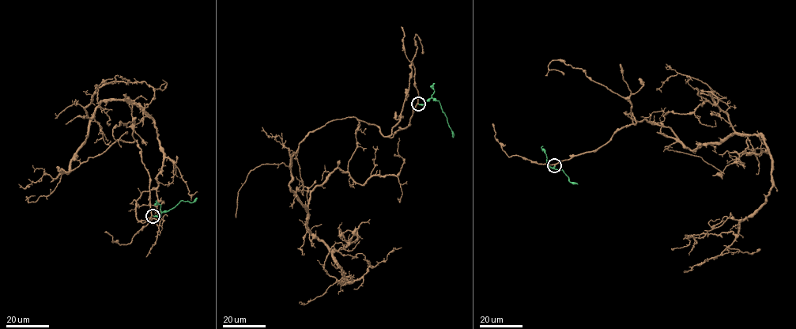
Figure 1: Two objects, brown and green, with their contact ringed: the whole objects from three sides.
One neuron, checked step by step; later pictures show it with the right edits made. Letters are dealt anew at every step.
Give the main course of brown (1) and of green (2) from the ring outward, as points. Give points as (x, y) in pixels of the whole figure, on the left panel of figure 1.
1: (152, 216), (137, 140), (58, 170), (102, 101), (152, 119), (161, 168), (134, 211), (160, 232)
2: (152, 216), (159, 216), (180, 201), (191, 202), (197, 198)

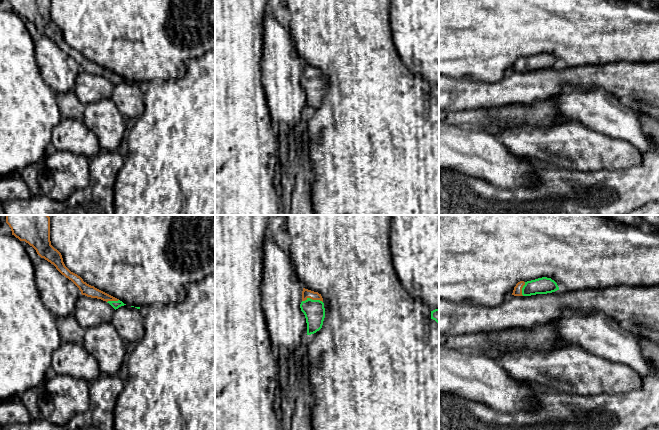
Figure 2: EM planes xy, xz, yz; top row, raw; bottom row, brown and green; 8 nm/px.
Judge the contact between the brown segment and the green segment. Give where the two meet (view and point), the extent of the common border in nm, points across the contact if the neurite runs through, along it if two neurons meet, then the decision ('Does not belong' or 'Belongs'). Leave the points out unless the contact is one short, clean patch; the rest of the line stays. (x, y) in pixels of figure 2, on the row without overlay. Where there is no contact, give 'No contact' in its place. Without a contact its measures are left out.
Touches brown at xz (312, 75). Shared border 170 nm. Belongs

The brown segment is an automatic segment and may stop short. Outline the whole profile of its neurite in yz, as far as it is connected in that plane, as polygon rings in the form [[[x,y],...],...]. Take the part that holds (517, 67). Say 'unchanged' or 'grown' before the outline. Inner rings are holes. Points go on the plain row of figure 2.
grown | [[[542,53],[531,57],[520,57],[514,63],[512,71],[531,72],[536,70],[547,70],[559,66],[557,59],[551,54]]]

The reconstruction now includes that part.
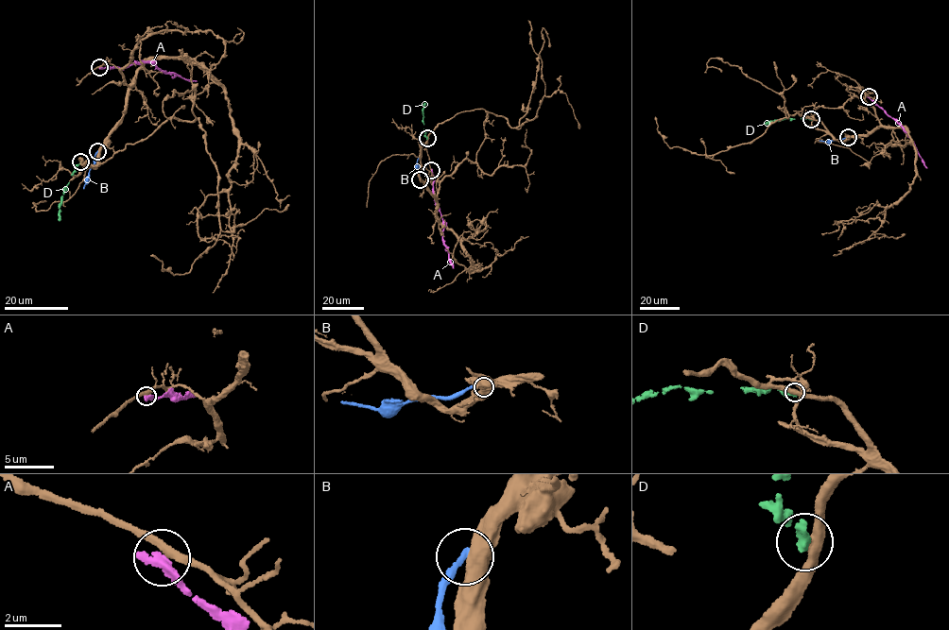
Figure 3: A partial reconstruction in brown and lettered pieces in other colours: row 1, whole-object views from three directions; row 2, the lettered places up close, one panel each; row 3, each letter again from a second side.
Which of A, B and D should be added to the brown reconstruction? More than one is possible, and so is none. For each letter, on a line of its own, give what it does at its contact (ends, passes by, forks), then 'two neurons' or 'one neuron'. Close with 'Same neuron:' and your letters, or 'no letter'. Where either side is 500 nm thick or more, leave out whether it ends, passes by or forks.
A: it ends | two neurons
B: two neurons
D: it ends | two neurons
Same neuron: no letter

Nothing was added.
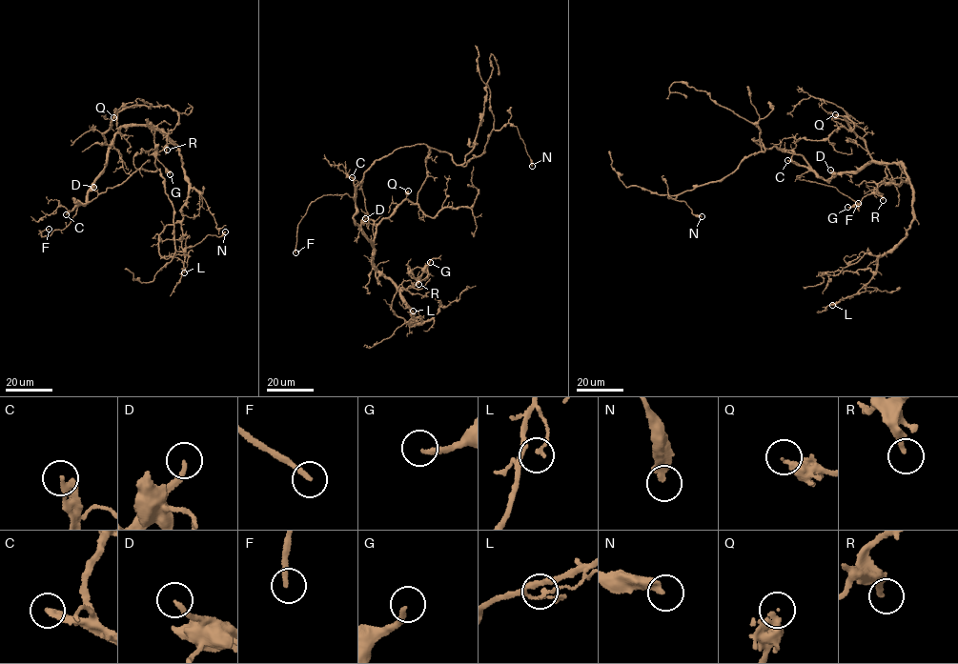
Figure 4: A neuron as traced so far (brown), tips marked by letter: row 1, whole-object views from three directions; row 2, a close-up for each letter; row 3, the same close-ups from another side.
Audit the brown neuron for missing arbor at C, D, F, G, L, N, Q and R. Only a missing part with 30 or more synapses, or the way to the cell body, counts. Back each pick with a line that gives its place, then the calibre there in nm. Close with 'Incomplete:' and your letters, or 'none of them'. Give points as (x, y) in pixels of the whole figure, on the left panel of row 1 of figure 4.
C: (66, 214) | 280 nm
D: (93, 187) | 190 nm
F: (49, 229) | 200 nm
Incomplete: C, D, F

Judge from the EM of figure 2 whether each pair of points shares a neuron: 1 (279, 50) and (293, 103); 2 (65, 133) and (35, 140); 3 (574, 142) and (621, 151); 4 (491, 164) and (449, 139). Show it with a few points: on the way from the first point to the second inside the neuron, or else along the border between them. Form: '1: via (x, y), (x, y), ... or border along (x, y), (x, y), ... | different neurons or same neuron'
1: via (280, 63), (283, 90) | same neuron
2: border along (61, 118), (52, 130), (50, 148) | different neurons
3: via (586, 150), (609, 151) | same neuron
4: via (481, 155), (459, 148) | same neuron

